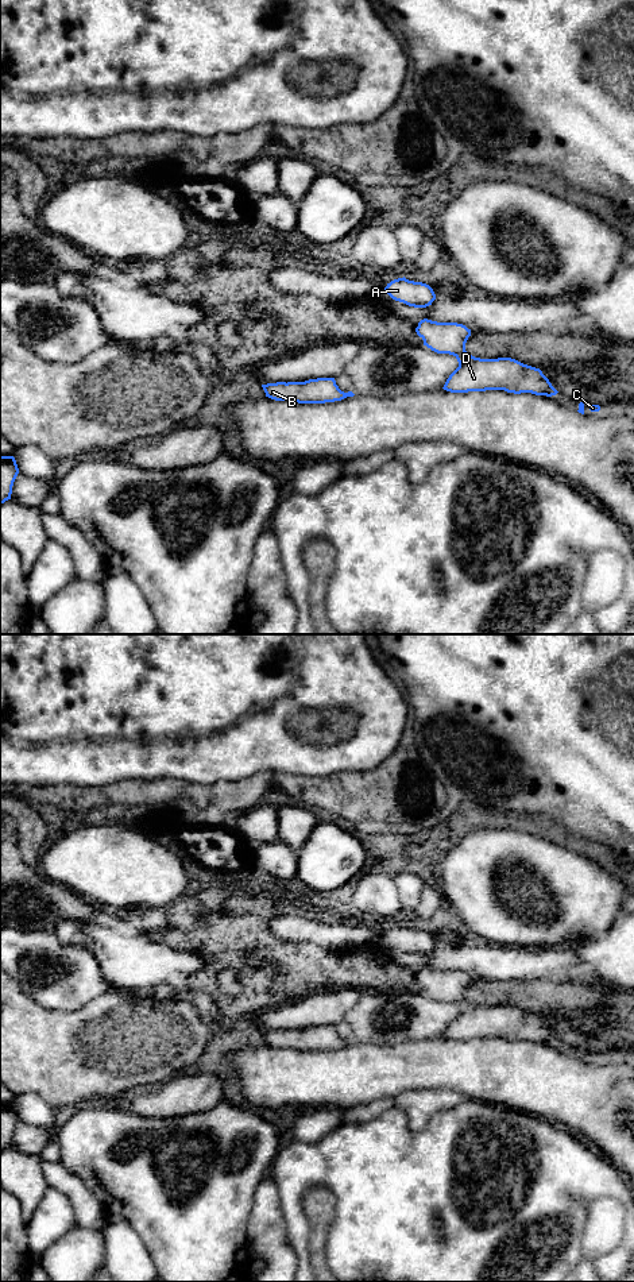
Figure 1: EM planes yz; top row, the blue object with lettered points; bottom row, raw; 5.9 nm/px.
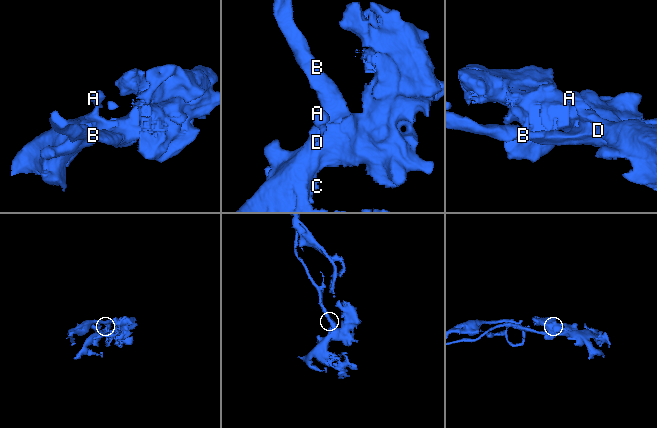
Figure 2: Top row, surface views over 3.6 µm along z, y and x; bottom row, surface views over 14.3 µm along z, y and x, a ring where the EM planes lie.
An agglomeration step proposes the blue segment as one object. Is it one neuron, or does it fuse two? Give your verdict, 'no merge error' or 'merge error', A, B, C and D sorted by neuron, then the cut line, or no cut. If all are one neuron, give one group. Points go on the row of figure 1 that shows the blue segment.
no merge error | A B C D | no cut

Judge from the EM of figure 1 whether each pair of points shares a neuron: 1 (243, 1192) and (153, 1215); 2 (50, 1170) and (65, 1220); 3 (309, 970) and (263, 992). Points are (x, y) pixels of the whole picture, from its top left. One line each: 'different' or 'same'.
1: same
2: different
3: same

